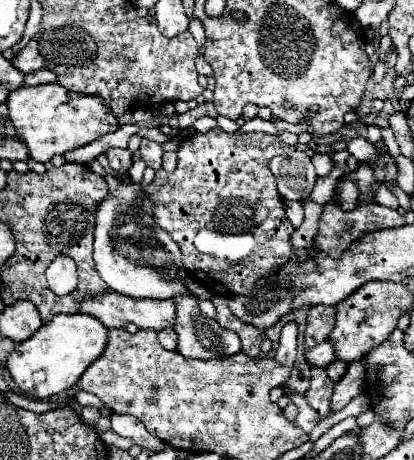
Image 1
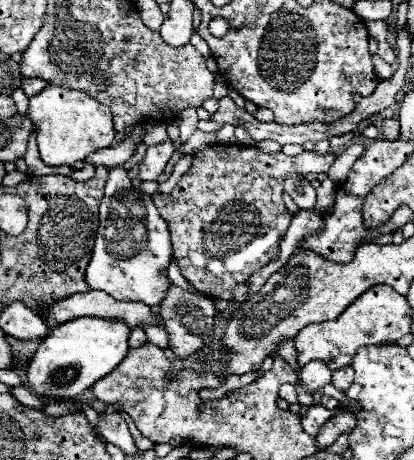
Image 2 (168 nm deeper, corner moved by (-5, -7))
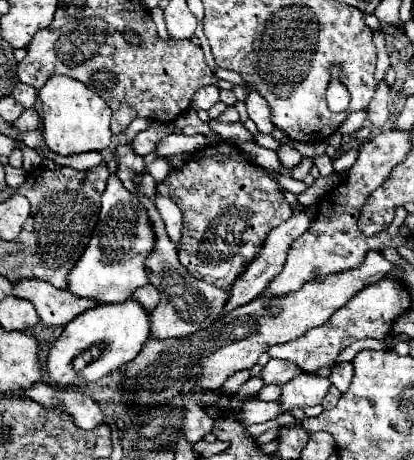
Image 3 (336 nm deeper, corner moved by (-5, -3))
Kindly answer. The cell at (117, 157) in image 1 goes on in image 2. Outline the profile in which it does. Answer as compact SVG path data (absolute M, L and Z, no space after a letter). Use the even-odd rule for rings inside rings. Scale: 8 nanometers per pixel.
M122 166L110 170L106 194L100 202L100 228L92 258L84 272L90 290L104 290L116 300L138 300L154 306L164 300L170 280L166 270L172 260L170 232L150 196L132 186Z

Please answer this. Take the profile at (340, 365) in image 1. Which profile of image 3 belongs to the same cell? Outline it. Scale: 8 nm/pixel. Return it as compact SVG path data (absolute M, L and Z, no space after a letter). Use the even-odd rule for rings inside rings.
M340 362L332 368L330 372L330 382L340 390L340 392L346 392L346 388L350 386L352 382L352 364L350 362Z

